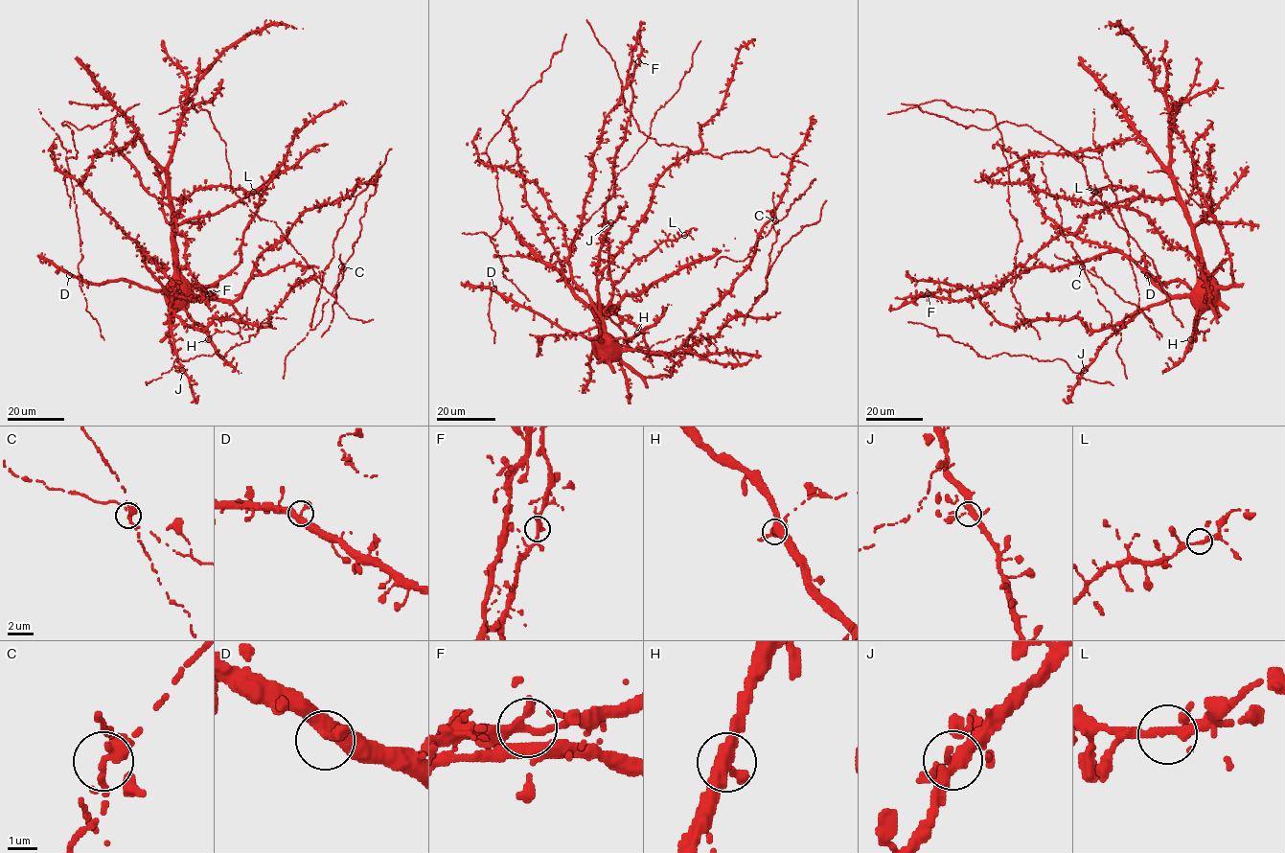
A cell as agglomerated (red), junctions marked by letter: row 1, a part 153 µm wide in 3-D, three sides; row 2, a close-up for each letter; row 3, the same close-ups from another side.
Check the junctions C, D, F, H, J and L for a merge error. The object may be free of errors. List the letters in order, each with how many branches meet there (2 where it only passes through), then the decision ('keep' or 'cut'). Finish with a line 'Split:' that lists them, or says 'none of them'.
C: 3 branches meet; cut
D: 3 branches meet; keep
F: 3 branches meet; keep
H: 3 branches meet; keep
J: 3 branches meet; keep
L: 3 branches meet; keep
Split: C

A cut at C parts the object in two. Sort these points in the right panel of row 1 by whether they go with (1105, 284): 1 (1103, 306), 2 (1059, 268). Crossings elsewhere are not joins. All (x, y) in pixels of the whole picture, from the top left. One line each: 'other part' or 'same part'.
1: other part
2: other part

